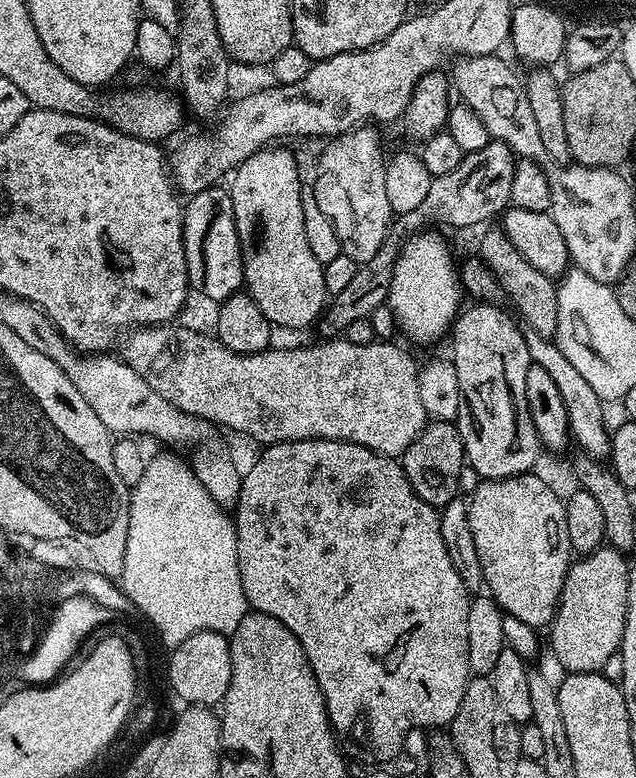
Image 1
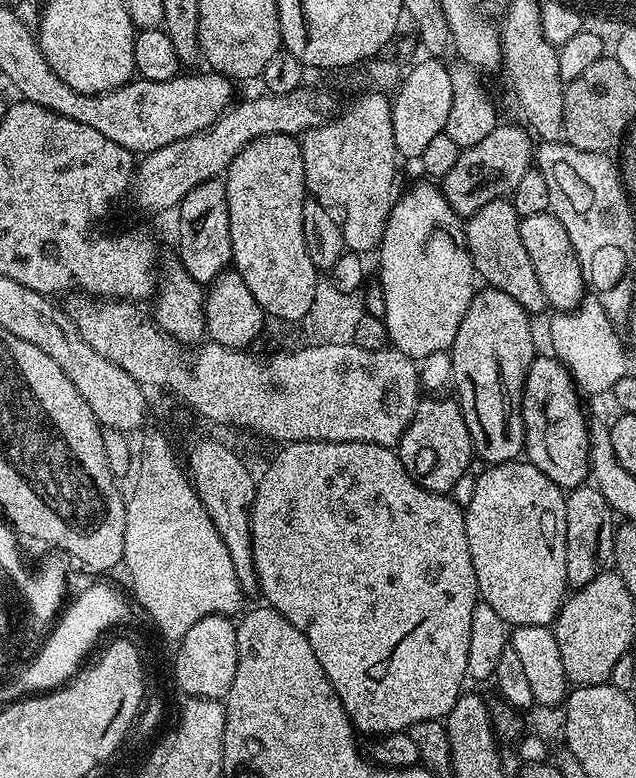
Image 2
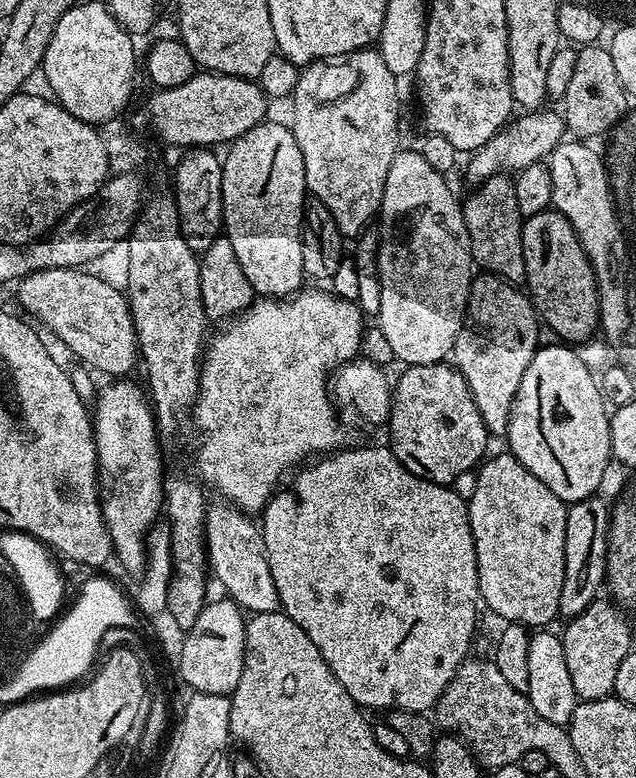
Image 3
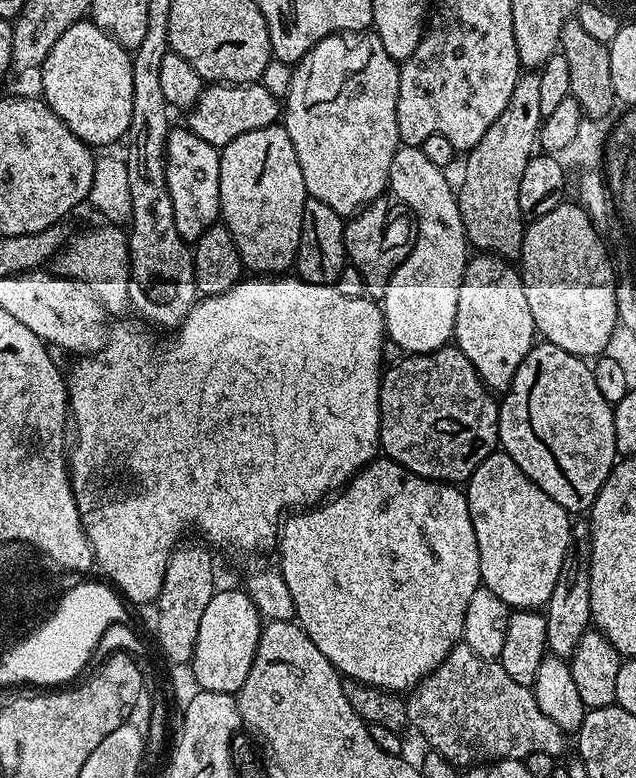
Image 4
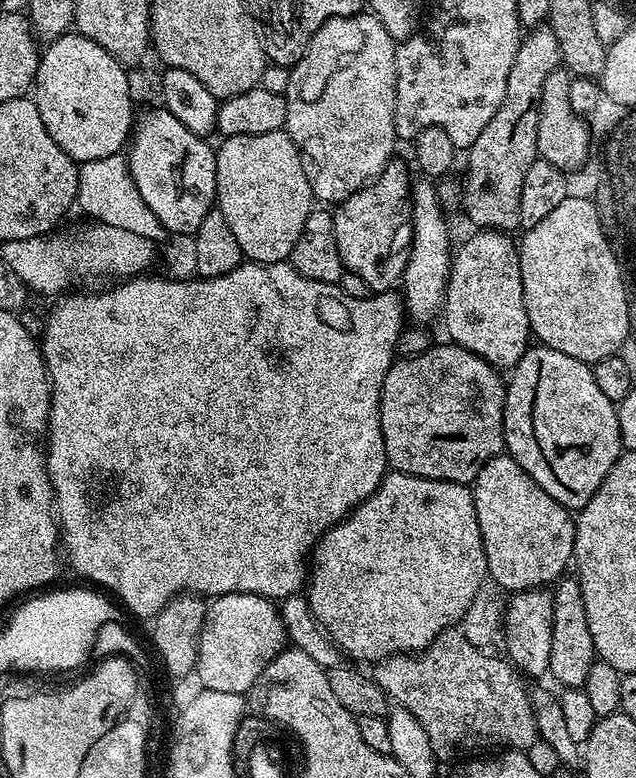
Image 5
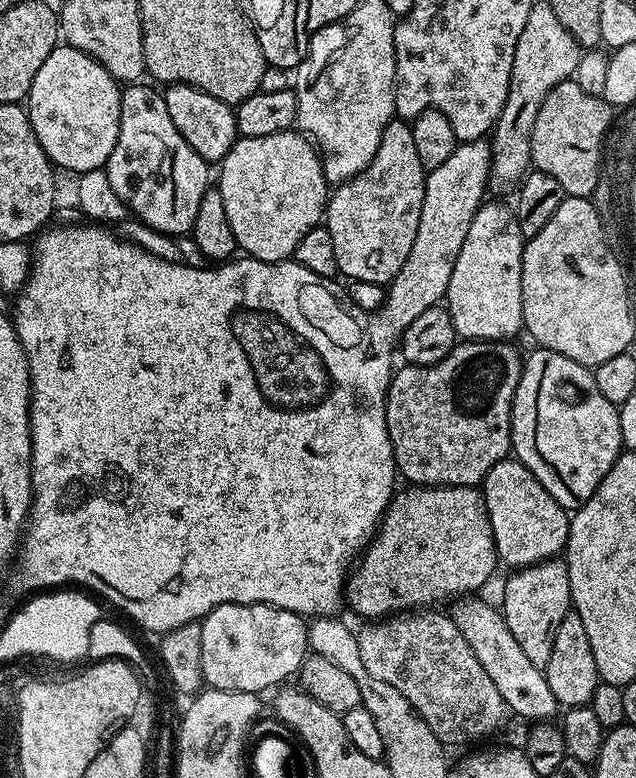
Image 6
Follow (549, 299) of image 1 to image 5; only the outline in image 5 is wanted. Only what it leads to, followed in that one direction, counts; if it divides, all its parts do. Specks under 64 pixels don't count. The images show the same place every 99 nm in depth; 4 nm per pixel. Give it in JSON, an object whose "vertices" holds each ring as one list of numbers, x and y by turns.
{"vertices":[[537,26,521,39,520,49,514,58,514,66,510,66,510,78,506,78,506,98,502,98,498,114,494,114,494,118,486,122,486,130,478,134,478,138,466,152,468,173,464,176,464,188,462,184,462,204,464,200,464,212,468,215,469,222,476,224,472,226,477,229,512,234,520,228,518,206,522,198,522,182,526,178,526,170,530,170,530,166,538,158,536,147,542,86,546,78,550,78,550,74,554,74,554,70,561,67,561,64,558,38,554,38,551,28]]}

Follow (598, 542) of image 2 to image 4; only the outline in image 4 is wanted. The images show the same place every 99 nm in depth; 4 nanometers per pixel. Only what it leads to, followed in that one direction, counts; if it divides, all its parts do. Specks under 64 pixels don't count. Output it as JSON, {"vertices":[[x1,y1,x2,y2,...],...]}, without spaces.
{"vertices":[[587,523,572,525,572,541,566,550,566,558,562,562,562,574,558,574,558,582,554,585,554,594,550,594,544,617,546,618,546,638,548,652,551,655,570,658,582,638,592,624,590,610,590,528]]}

